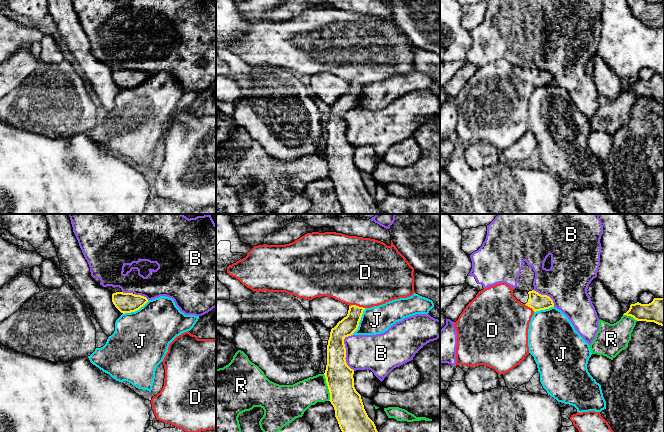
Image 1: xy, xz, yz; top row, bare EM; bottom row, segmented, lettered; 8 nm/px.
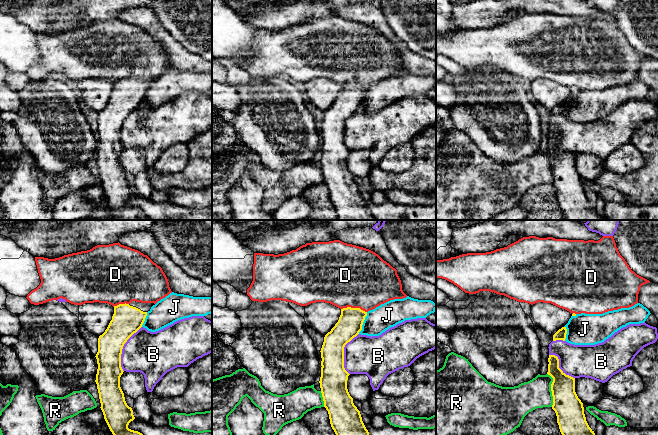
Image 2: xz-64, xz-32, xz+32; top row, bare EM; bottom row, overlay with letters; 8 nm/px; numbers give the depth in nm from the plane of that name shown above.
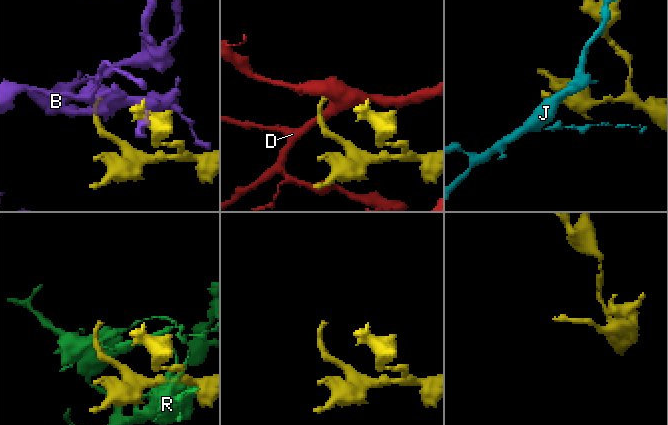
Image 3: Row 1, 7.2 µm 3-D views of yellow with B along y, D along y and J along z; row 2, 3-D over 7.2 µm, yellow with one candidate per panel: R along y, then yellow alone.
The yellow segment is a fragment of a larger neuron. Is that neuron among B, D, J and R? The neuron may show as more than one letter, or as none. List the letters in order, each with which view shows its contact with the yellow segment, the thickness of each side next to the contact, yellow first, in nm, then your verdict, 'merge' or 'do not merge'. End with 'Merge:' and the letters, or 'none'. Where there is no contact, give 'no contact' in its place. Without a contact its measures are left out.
B: xz | 220/280 nm | do not merge
D: xz | 150/500 nm | do not merge
J: xz | 150/220 nm | do not merge
R: xz | 240/220 nm | do not merge
Merge: none

